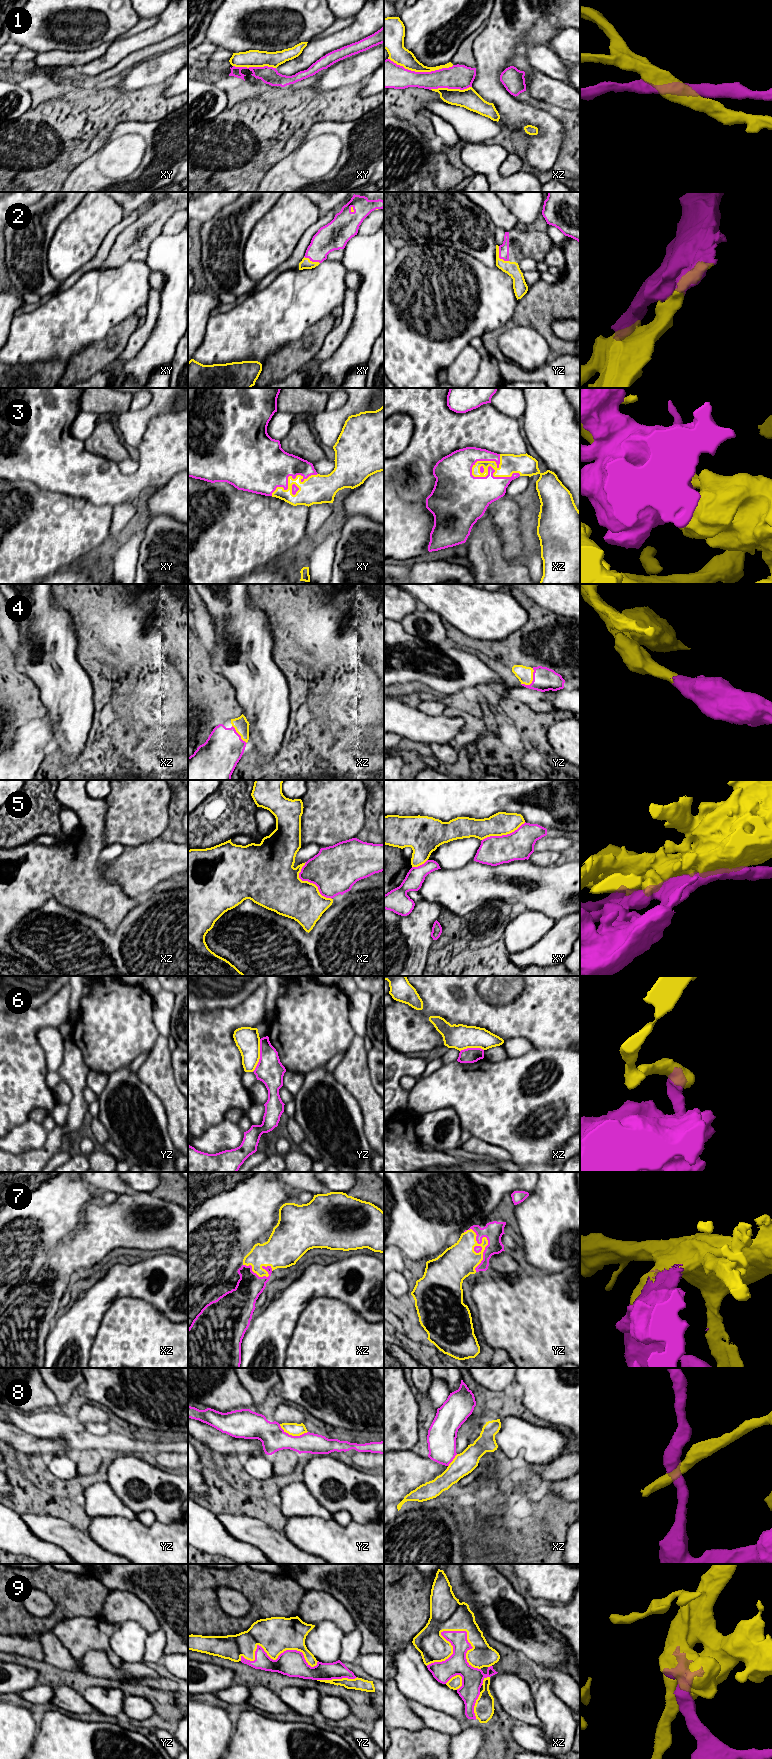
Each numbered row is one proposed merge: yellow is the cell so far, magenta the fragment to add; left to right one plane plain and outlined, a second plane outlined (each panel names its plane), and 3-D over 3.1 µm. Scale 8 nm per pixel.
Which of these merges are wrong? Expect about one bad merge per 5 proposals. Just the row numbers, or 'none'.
1, 6, 8

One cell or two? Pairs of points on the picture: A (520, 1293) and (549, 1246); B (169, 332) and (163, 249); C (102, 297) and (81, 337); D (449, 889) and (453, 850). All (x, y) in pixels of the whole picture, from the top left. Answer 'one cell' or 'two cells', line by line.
A: two cells
B: one cell
C: one cell
D: two cells

